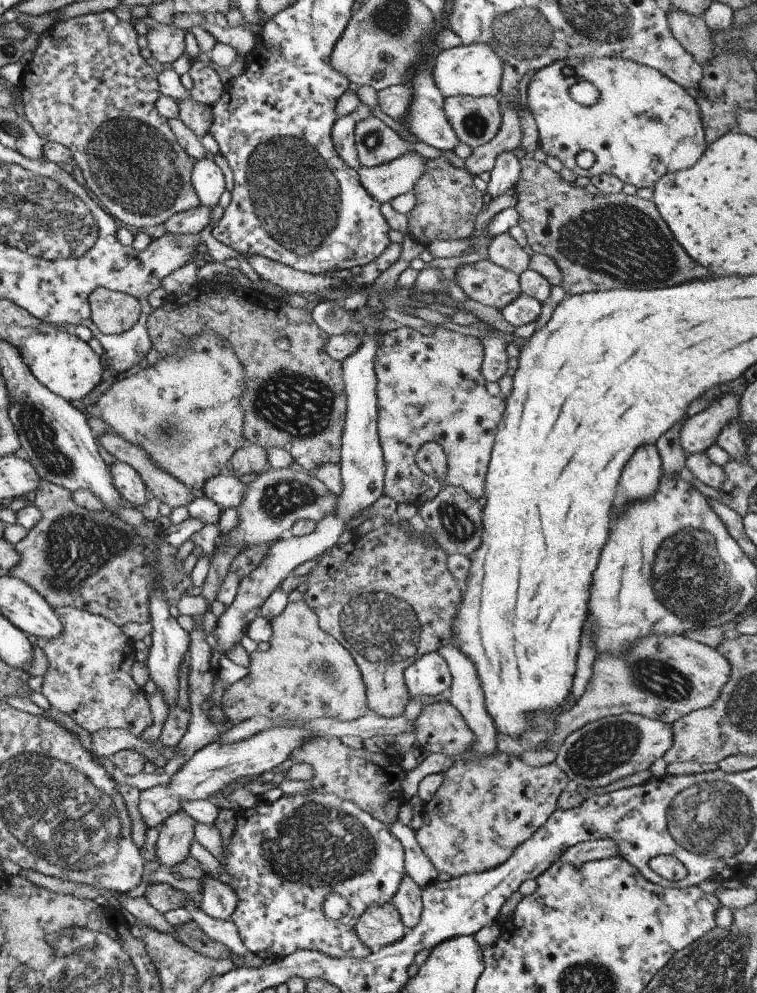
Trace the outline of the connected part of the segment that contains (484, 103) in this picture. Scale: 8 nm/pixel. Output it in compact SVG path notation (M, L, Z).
M458 95L442 100L443 113L459 143L471 149L493 139L498 132L501 116L497 98Z

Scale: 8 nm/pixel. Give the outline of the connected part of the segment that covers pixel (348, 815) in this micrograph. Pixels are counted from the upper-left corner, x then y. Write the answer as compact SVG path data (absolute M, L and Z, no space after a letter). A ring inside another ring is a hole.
M315 791L309 792L309 794L282 795L278 800L271 803L259 800L253 808L241 808L239 812L235 812L234 821L235 829L233 830L233 835L229 838L229 844L225 848L222 848L225 860L223 860L223 866L221 868L229 875L231 882L229 882L228 888L236 897L235 909L228 921L237 927L239 939L241 939L241 943L243 943L247 951L255 955L257 952L266 950L272 954L272 957L285 957L296 951L307 950L318 951L329 957L348 957L349 959L366 958L370 954L370 951L354 934L354 925L357 923L359 916L367 909L367 906L390 903L404 873L402 847L395 839L395 836L392 836L391 832L388 831L389 826L379 823L379 820L372 819L371 816L360 811L350 801L339 799L336 795L316 793ZM329 896L333 896L333 904L337 906L337 912L341 914L337 918L333 918L333 916L329 916L329 914L323 912L327 908L325 902L329 902Z

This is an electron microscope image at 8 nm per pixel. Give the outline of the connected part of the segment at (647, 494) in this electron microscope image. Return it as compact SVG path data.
M655 446L637 448L621 470L617 480L613 508L619 515L630 503L653 497L662 474L661 462Z

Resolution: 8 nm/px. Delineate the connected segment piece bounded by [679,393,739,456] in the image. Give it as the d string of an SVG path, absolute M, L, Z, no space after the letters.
M725 394L710 402L705 410L691 417L686 417L679 432L679 444L685 456L694 453L704 453L704 451L716 442L716 437L720 429L730 421L738 420L738 398L739 396Z

